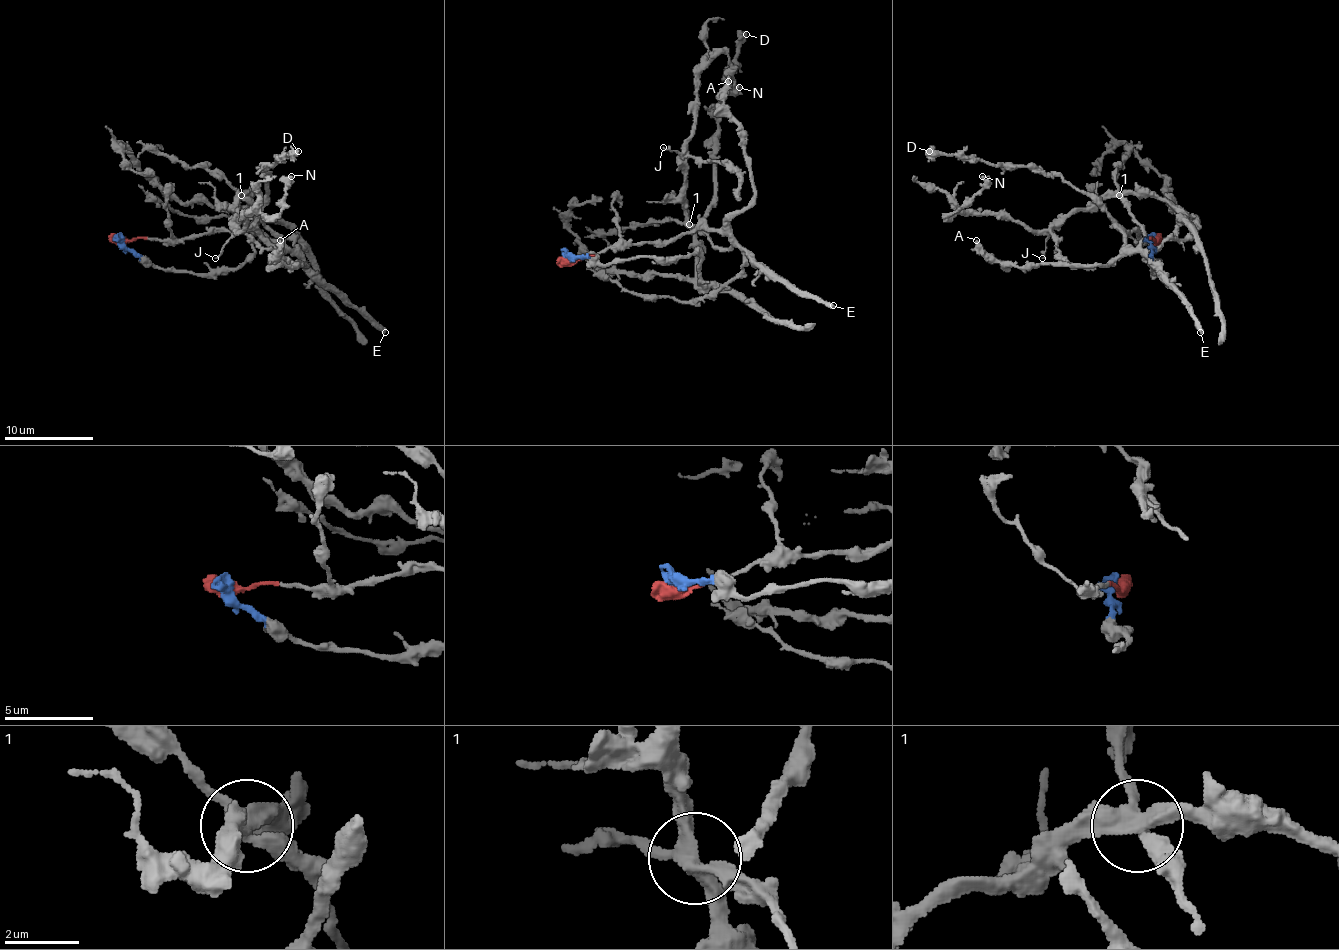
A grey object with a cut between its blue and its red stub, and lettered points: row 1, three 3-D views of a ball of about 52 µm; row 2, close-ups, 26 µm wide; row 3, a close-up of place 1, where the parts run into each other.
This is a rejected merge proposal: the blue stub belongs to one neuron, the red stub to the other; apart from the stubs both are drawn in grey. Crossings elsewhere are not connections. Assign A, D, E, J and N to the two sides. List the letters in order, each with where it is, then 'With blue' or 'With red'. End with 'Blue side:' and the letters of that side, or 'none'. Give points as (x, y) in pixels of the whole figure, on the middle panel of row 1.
A: Place: (728, 81). With red
D: Place: (746, 34). With red
E: Place: (833, 305). With red
J: Place: (663, 147). With blue
N: Place: (739, 87). With blue
Blue side: J, N

